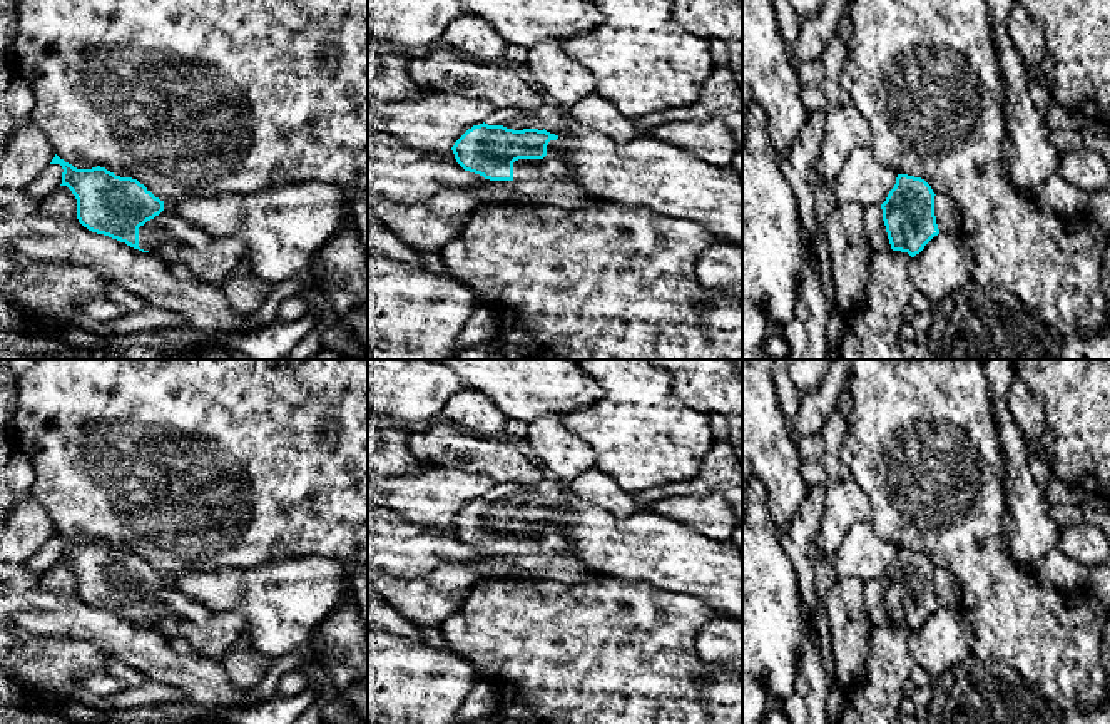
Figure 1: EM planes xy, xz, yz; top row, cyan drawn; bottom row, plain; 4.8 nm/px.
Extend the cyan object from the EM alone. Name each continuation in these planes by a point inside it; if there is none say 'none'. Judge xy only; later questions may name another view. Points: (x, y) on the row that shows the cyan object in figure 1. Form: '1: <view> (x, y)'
1: xy (213, 260)

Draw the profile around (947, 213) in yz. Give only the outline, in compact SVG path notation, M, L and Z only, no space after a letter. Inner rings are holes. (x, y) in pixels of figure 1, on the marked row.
M934 196L934 216L939 232L958 234L961 217L956 202L950 196Z

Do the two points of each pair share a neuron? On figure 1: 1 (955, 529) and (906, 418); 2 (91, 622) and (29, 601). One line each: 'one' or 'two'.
1: one
2: one

